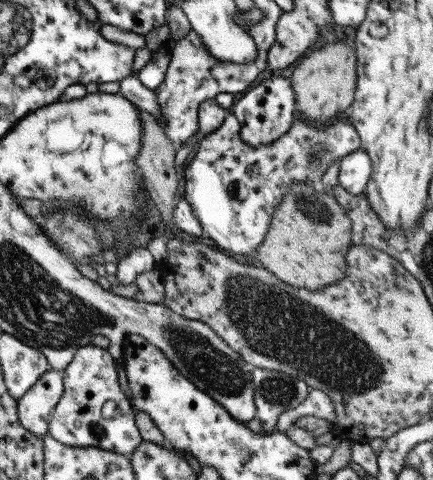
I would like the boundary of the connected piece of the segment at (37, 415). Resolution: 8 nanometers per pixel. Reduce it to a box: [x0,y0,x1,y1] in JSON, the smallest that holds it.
[17,368,63,436]

